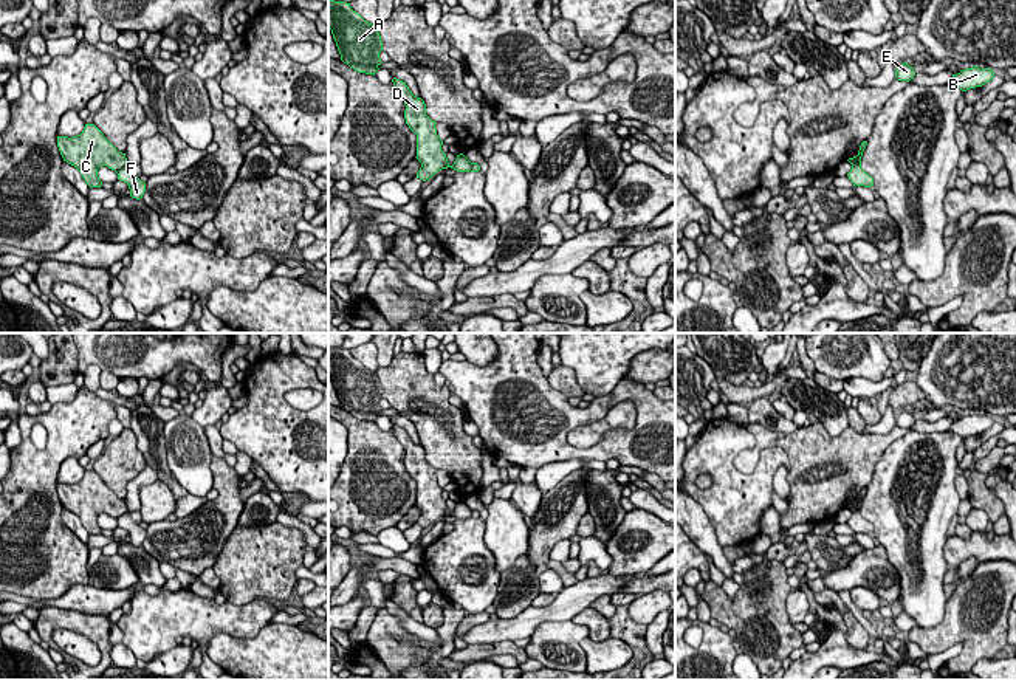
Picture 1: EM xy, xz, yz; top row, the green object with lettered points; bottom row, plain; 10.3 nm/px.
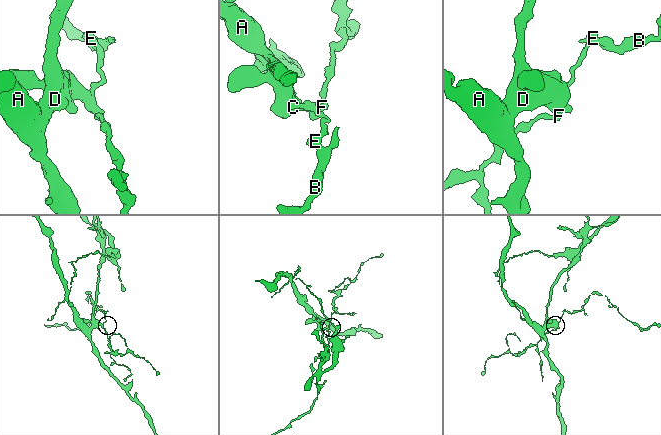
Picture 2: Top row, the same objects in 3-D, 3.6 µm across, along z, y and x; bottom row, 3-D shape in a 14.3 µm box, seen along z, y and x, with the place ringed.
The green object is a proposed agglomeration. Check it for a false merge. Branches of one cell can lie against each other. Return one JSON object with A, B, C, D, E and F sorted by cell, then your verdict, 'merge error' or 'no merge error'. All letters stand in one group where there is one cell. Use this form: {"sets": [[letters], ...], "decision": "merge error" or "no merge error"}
{"sets": [["A", "C", "D"], ["B", "E", "F"]], "decision": "merge error"}

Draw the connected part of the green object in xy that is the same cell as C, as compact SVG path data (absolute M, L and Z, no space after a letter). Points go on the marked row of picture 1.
M85 124L77 136L57 136L57 147L64 161L74 166L90 187L102 186L99 167L118 172L129 164L125 153L118 152L94 124Z

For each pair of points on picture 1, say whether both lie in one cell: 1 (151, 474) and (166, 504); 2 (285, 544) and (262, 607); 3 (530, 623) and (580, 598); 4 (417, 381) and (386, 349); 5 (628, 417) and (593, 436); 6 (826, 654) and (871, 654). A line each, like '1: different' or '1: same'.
1: different
2: different
3: same
4: different
5: same
6: same

